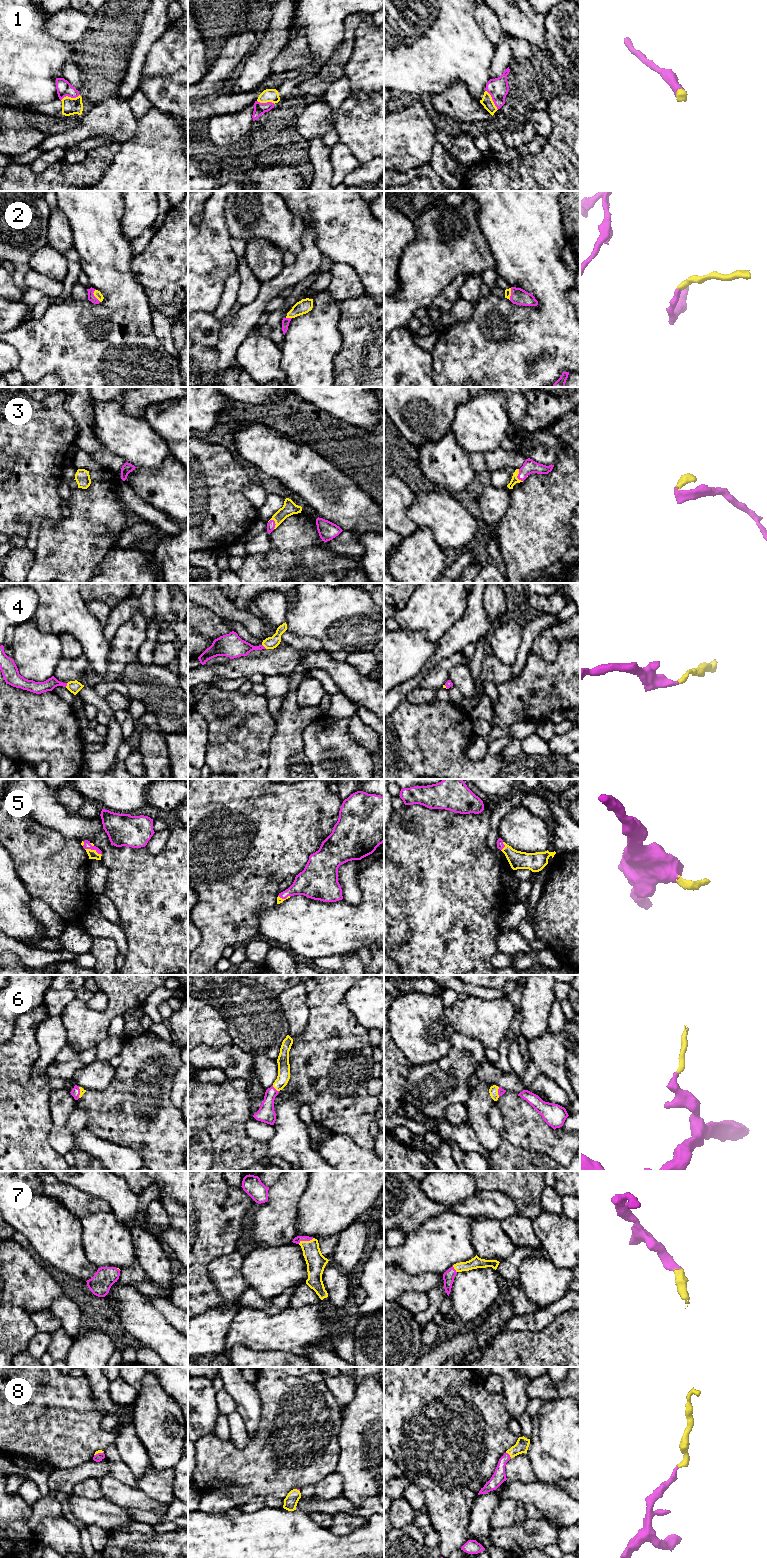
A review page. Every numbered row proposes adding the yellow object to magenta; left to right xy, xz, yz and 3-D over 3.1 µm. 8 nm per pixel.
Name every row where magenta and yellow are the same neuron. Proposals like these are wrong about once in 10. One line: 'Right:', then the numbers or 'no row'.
Right: 1, 2, 3, 4, 5, 6, 7, 8

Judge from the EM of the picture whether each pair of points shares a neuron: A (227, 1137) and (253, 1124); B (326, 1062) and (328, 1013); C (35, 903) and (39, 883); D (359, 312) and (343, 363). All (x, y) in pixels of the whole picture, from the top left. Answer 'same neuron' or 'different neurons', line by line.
A: different neurons
B: same neuron
C: different neurons
D: same neuron

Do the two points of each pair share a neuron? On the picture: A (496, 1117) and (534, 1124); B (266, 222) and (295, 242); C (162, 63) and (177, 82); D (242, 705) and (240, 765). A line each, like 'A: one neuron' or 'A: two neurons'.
A: two neurons
B: one neuron
C: two neurons
D: one neuron

